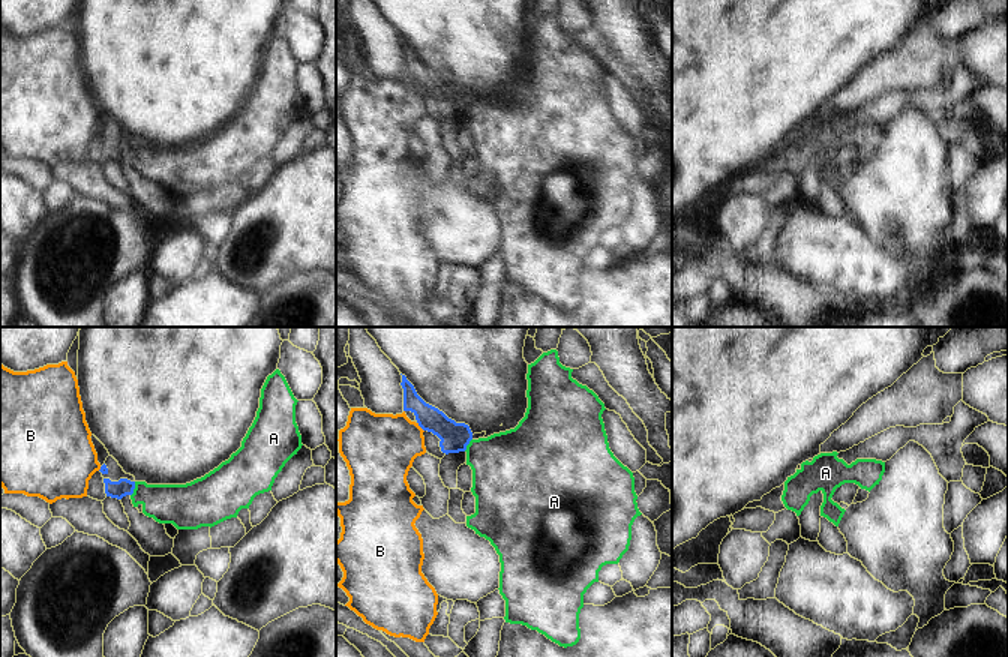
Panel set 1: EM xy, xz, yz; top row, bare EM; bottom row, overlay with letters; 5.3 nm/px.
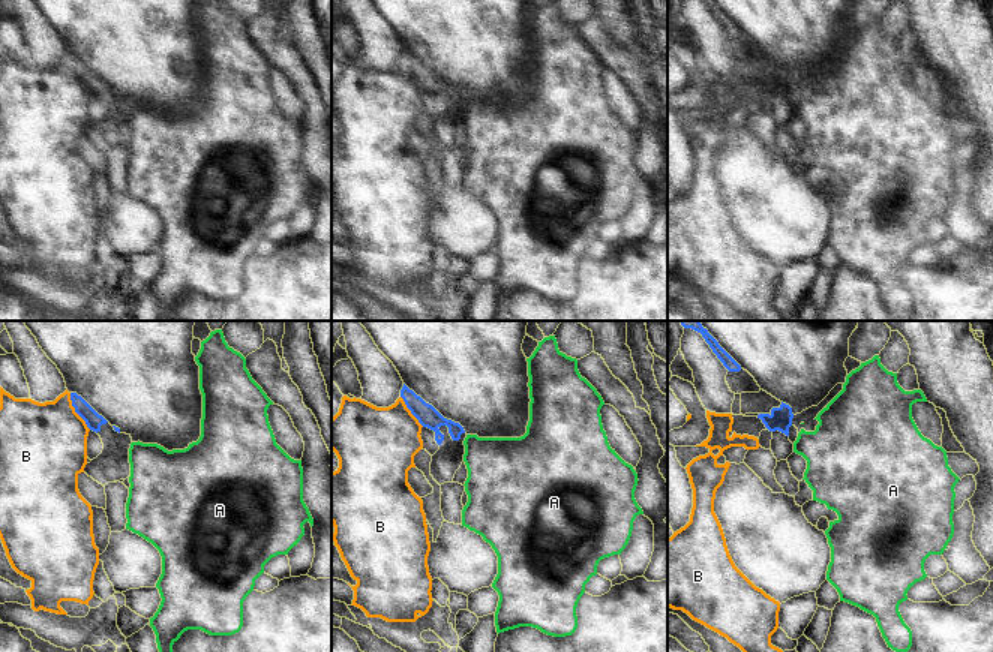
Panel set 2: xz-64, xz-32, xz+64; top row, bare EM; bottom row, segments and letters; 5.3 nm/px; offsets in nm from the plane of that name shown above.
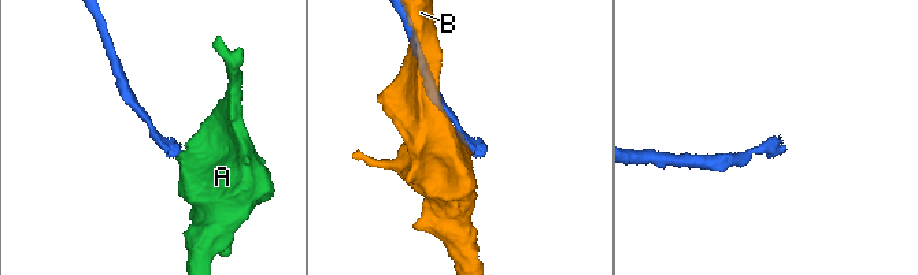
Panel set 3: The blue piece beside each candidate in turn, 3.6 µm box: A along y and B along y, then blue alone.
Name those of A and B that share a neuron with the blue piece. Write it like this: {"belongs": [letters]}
{"belongs": []}

